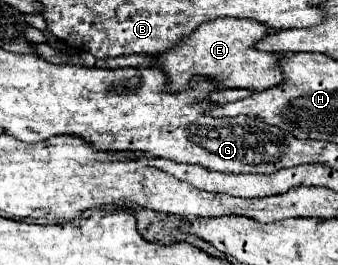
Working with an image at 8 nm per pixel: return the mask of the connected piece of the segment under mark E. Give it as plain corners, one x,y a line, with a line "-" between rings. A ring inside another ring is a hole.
236,17
214,19
202,23
188,39
184,39
172,51
156,55
156,65
160,65
168,73
170,91
184,89
194,75
208,75
216,79
220,85
230,89
242,87
242,89
264,91
284,81
284,75
280,71
280,57
284,55
256,49
256,43
260,43
264,37
268,37
268,27
260,21
236,19

